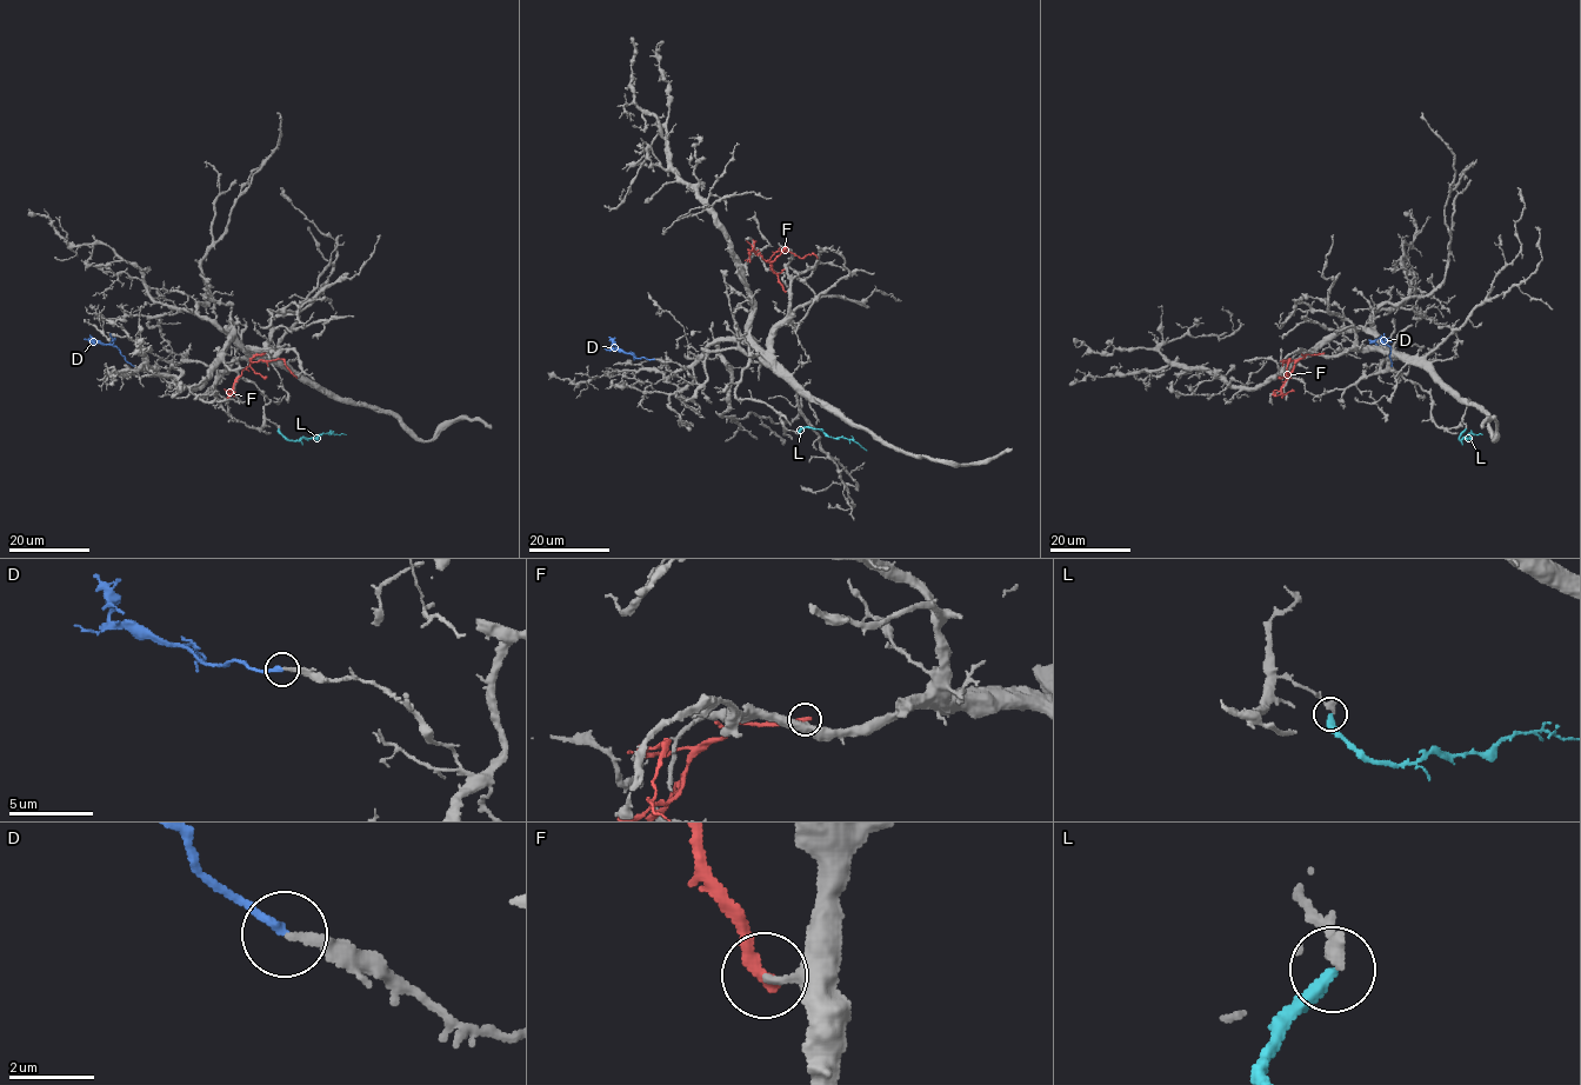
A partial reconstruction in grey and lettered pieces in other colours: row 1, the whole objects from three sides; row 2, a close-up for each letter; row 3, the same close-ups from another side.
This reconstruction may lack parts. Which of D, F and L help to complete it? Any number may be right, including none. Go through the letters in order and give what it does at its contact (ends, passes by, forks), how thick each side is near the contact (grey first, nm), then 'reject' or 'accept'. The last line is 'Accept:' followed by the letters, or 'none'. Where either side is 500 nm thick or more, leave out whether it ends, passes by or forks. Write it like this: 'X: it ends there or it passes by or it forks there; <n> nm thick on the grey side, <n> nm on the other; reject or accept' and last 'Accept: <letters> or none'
D: it ends there; 240 nm thick on the grey side, 200 nm on the other; accept
F: it ends there; 170 nm thick on the grey side, 320 nm on the other; reject
L: it ends there; 320 nm thick on the grey side, 340 nm on the other; reject
Accept: D

